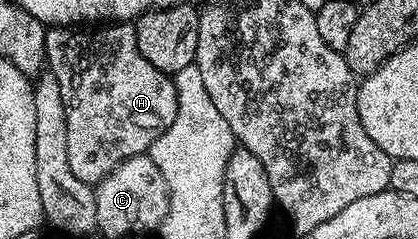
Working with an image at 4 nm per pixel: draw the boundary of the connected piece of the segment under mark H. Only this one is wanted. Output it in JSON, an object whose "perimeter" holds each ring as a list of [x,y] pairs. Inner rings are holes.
{"perimeter":[[[108,22],[103,26],[52,26],[44,34],[47,71],[58,80],[66,112],[66,143],[70,169],[82,182],[95,186],[120,163],[142,155],[174,122],[178,110],[173,77],[154,70],[138,51],[136,29],[128,22]]]}

